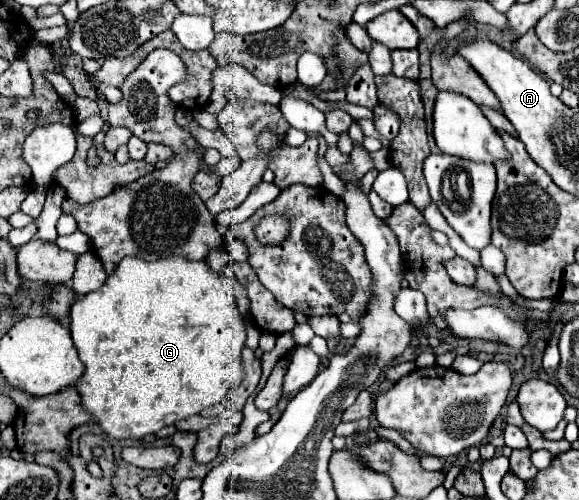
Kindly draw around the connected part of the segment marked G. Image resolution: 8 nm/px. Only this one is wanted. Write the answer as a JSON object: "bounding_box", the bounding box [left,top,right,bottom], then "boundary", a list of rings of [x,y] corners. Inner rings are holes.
{"bounding_box":[70,257,246,439],"boundary":[[[124,257],[118,265],[118,269],[106,279],[106,283],[84,297],[80,297],[72,309],[70,309],[70,333],[74,339],[74,345],[78,349],[78,357],[84,363],[84,373],[76,383],[80,405],[88,415],[94,417],[94,421],[100,425],[100,429],[112,437],[112,439],[142,439],[150,433],[158,433],[166,425],[174,425],[190,415],[200,413],[202,409],[216,405],[222,401],[222,397],[236,387],[242,381],[242,347],[246,341],[246,331],[242,323],[242,315],[236,307],[236,297],[232,293],[230,281],[214,275],[206,261],[190,261],[190,259],[160,259],[160,261],[144,261],[136,257]]]}

